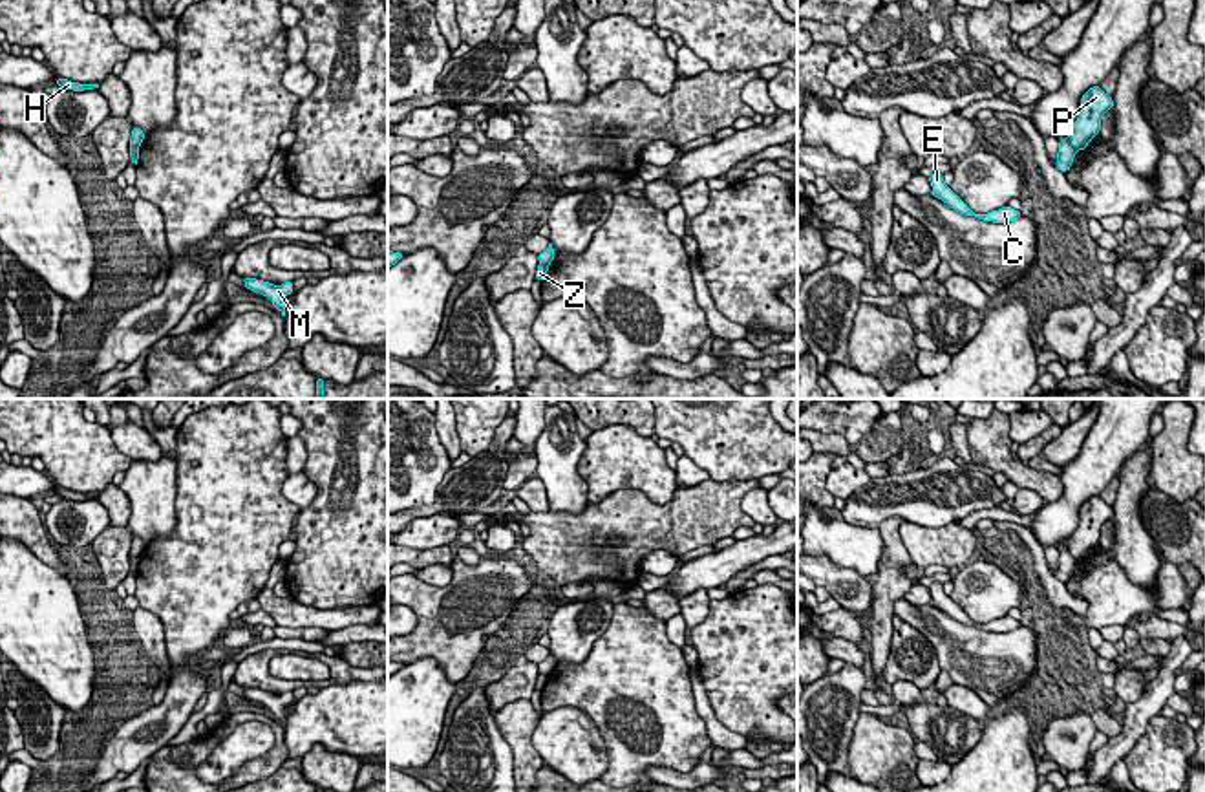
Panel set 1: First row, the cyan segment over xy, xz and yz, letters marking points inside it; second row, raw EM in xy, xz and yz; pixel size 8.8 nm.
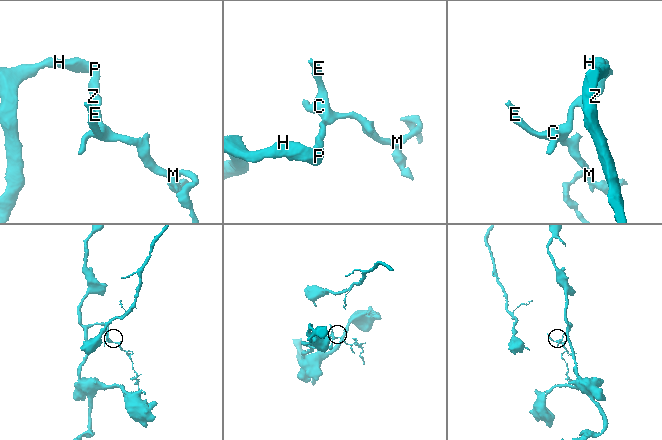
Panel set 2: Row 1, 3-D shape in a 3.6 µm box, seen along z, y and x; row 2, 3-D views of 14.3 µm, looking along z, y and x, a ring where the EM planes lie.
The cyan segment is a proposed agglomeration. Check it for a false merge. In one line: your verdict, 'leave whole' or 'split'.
split

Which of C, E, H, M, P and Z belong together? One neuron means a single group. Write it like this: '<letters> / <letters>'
C E M / H P Z

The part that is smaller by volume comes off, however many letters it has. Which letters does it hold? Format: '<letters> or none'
C, E, M

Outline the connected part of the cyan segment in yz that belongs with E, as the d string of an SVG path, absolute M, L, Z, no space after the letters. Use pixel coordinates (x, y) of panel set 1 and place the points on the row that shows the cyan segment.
M933 172L929 176L931 187L933 187L933 196L947 203L951 209L954 209L960 214L965 216L975 216L984 221L993 221L993 223L1008 223L1022 218L1020 210L1011 209L1009 205L991 210L987 214L975 214L953 190L944 183L944 176L940 172Z

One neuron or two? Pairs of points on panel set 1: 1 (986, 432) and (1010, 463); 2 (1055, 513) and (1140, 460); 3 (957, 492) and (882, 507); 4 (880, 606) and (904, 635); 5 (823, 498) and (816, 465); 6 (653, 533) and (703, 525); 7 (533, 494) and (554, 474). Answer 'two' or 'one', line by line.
1: one
2: two
3: one
4: two
5: one
6: one
7: two

